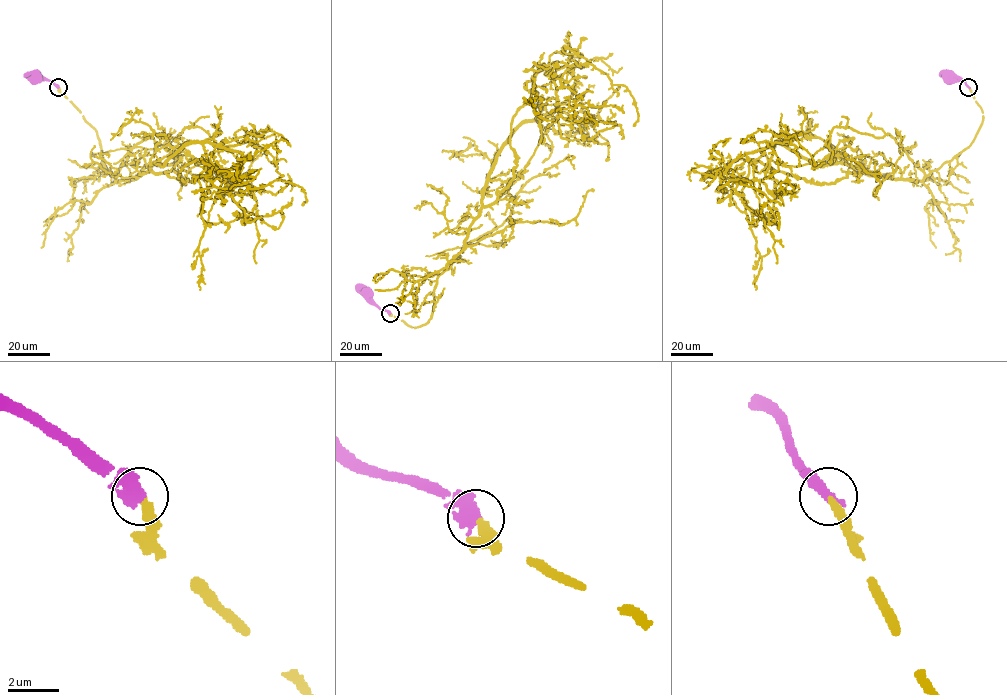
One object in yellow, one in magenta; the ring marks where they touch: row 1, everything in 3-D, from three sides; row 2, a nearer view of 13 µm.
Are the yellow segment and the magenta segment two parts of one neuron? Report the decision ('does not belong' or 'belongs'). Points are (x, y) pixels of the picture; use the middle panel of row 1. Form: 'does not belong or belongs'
belongs

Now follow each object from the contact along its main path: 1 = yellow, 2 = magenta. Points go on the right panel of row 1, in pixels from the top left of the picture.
1: (968, 87), (974, 140), (921, 180), (815, 183), (728, 163), (774, 198), (760, 217), (776, 263)
2: (968, 87), (959, 77), (947, 77)

